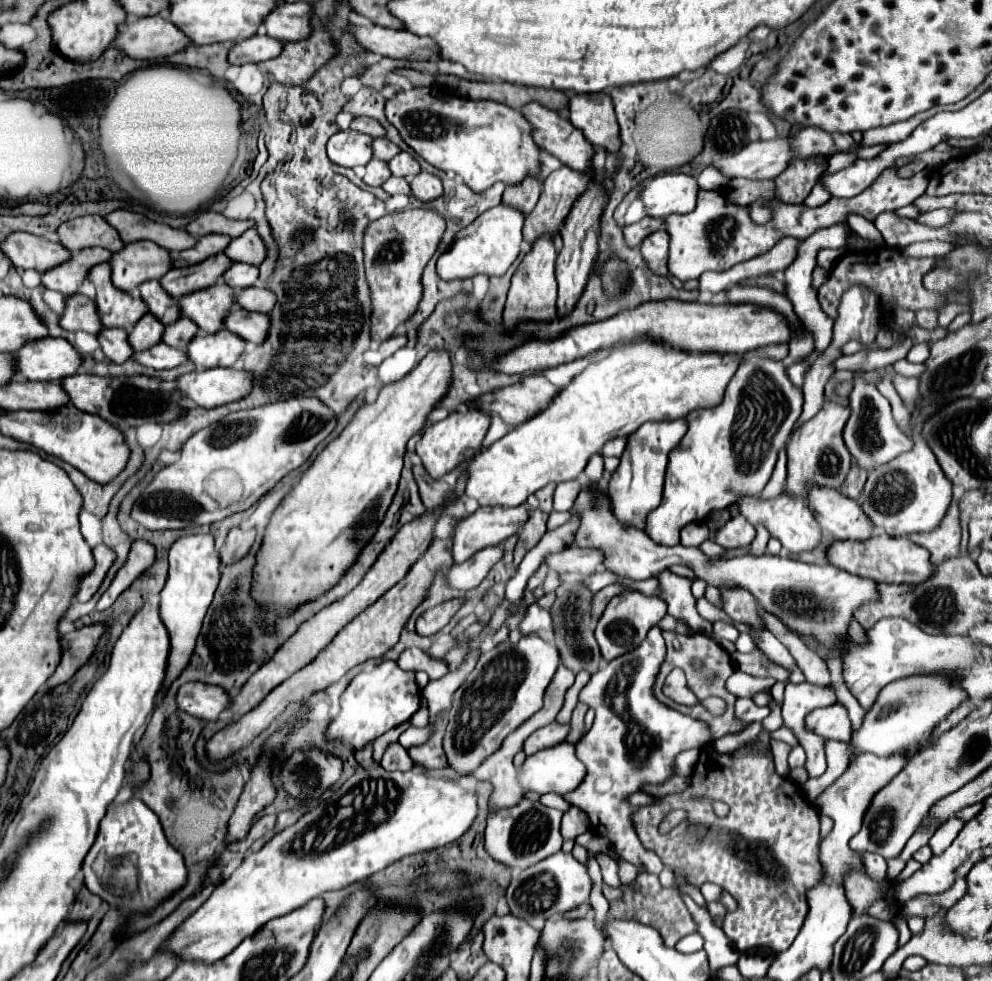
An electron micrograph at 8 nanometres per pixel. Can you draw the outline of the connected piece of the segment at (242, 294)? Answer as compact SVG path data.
M247 287L241 289L237 295L237 303L239 307L247 309L247 311L257 311L257 313L269 313L275 305L275 295L267 289L259 289L259 287Z

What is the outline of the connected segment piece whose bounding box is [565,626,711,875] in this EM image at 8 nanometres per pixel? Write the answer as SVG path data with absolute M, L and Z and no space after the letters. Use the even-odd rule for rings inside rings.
M655 626L649 630L645 643L621 655L615 661L617 665L603 665L581 689L579 699L595 709L595 723L577 743L577 757L585 763L587 775L575 791L565 795L569 803L587 813L591 829L607 837L621 859L633 863L637 869L645 867L653 875L661 873L663 863L655 851L645 849L639 841L633 823L635 807L629 803L629 795L641 791L643 785L669 781L677 775L675 757L681 751L703 748L711 741L705 721L669 709L653 695L653 683L665 661L665 653L662 630Z

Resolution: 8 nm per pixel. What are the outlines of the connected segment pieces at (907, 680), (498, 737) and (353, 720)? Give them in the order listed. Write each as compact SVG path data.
M921 673L897 679L879 691L877 701L867 711L861 727L853 731L851 741L847 743L849 751L889 757L921 749L933 729L943 719L947 719L949 713L953 713L965 699L969 699L967 691L945 673Z
M523 635L517 645L503 641L497 647L493 647L491 651L483 653L479 657L475 669L469 673L467 681L453 695L449 727L445 731L445 741L443 741L447 759L449 759L449 767L459 773L469 773L469 771L477 769L483 759L487 759L491 753L495 753L497 747L501 745L501 741L511 731L515 731L523 721L527 721L531 715L535 715L543 707L543 695L557 671L557 665L559 665L557 647L547 643L539 635Z
M383 661L369 673L359 673L351 679L341 695L341 713L331 721L327 729L329 739L345 739L353 747L363 747L375 741L389 729L409 721L421 705L421 689L413 679L413 673L401 671L395 661Z

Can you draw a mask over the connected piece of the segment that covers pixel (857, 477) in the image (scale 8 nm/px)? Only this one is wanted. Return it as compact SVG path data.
M851 465L851 471L849 471L847 479L845 479L845 487L841 487L841 493L857 501L865 481L867 481L867 471L857 471L857 467Z

